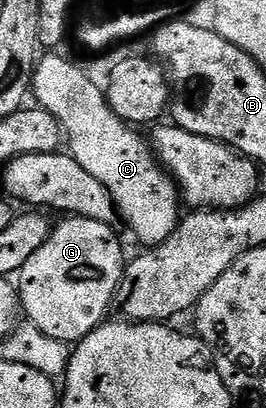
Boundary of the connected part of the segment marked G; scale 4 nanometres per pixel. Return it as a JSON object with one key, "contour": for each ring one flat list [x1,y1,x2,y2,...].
{"contour":[[69,216,60,226,49,232,46,243,26,259,19,271,18,305,27,320,43,335,67,343,78,343,86,335,90,335,100,325,105,324,114,305,116,288,124,274,126,256,120,241,115,237,113,226,103,225,94,219]]}

